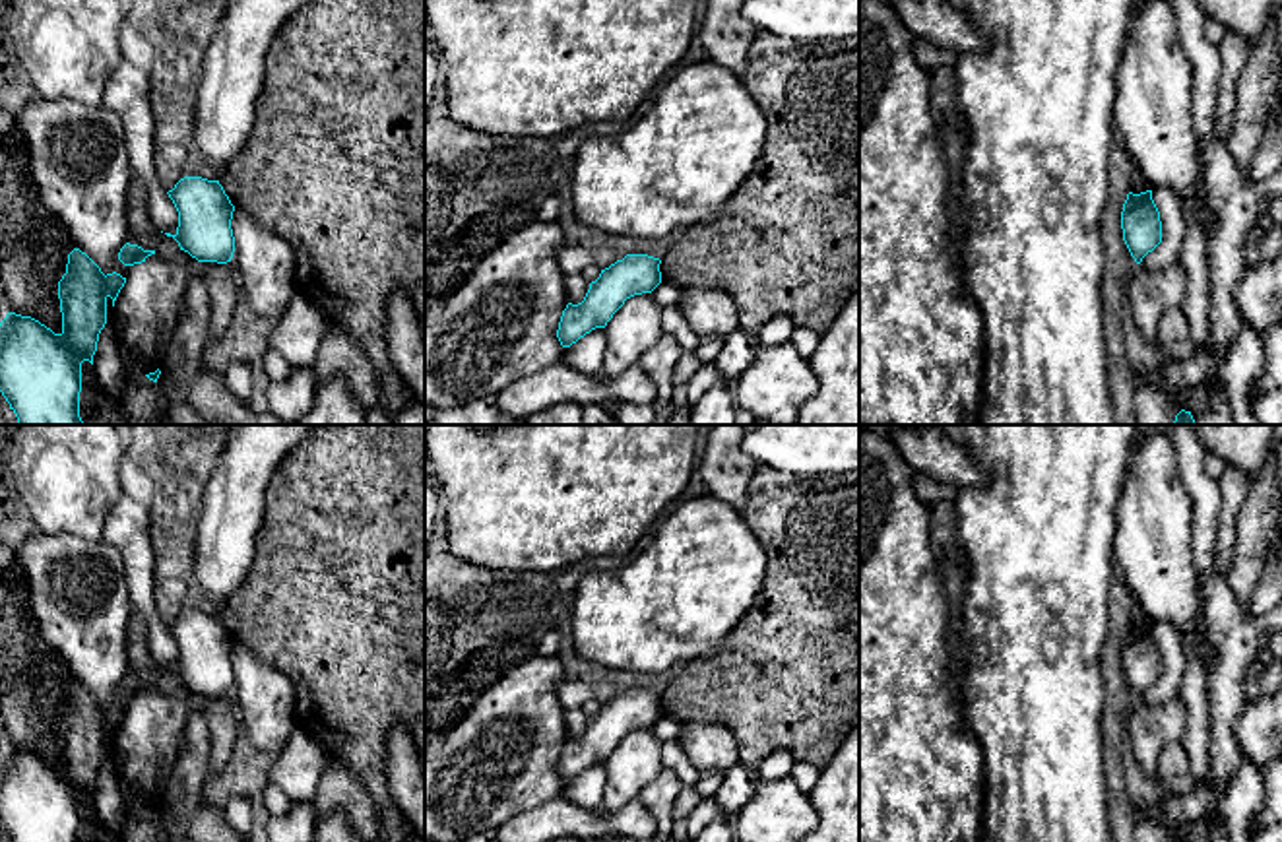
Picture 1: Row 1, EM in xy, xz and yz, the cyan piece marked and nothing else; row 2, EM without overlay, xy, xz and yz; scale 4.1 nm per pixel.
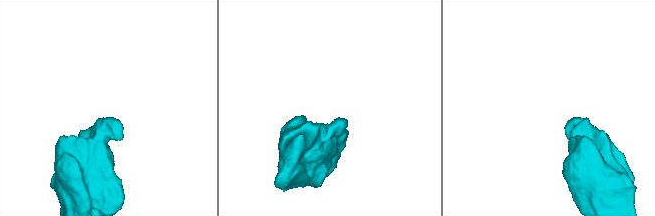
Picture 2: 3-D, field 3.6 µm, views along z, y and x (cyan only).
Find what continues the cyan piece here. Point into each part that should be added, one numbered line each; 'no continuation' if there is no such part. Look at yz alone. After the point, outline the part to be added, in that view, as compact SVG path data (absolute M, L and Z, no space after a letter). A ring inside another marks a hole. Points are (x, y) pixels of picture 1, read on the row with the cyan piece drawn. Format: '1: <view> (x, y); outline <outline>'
no continuation

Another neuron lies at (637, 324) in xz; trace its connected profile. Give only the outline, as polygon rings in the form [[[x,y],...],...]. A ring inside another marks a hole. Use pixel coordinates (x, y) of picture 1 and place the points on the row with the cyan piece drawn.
[[[652,293],[634,295],[613,314],[605,326],[603,378],[615,378],[638,367],[642,355],[661,336],[661,307]]]

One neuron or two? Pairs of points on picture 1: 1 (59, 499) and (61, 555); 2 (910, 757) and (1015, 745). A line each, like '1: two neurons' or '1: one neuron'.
1: two neurons
2: two neurons

